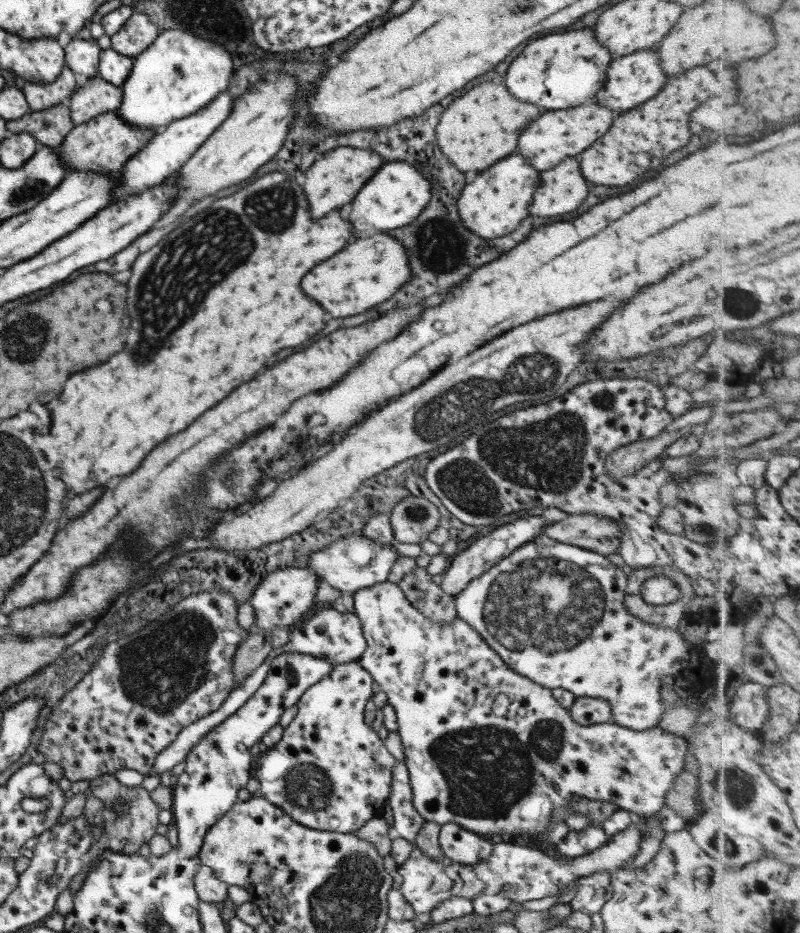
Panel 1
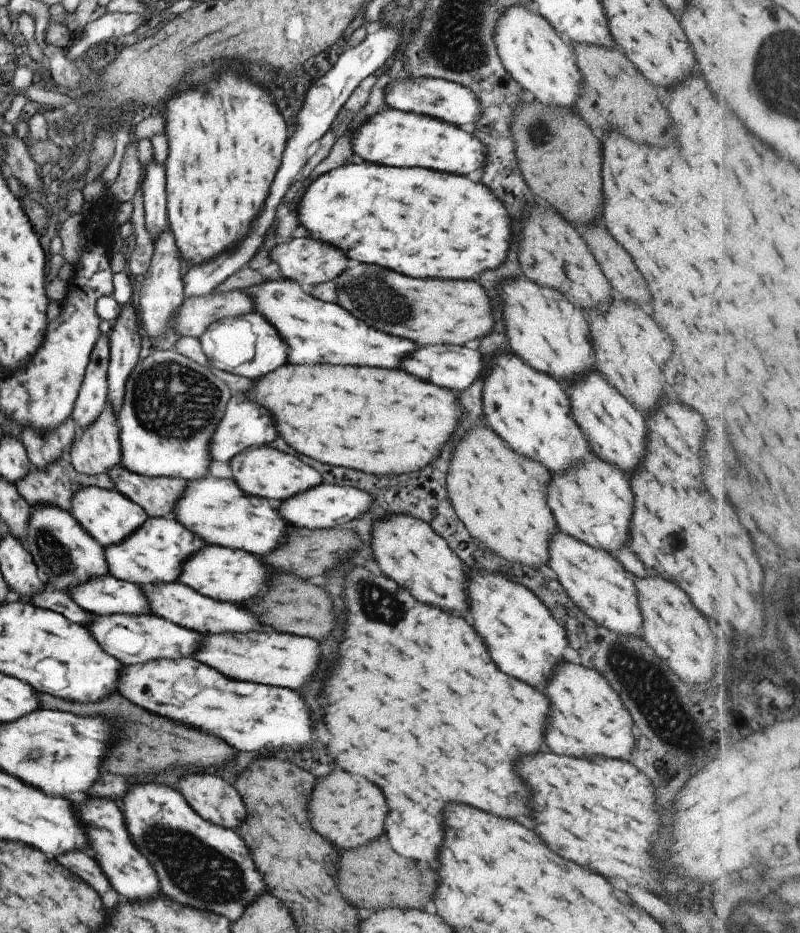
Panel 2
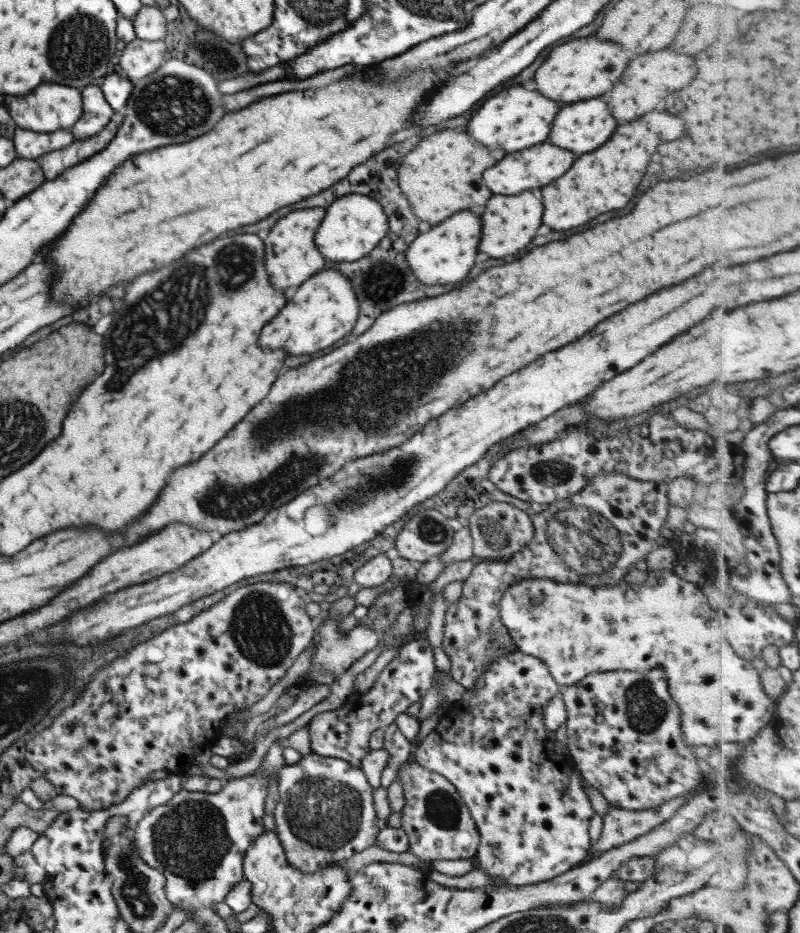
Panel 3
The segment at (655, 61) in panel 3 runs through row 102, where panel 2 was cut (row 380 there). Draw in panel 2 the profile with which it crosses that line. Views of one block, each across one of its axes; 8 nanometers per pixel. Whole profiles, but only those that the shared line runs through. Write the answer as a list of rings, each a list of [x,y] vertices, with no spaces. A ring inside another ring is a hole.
[[[611,300],[599,303],[587,312],[591,346],[595,356],[595,368],[614,386],[643,416],[647,416],[661,394],[659,372],[661,364],[671,354],[671,342],[667,334],[629,300]]]

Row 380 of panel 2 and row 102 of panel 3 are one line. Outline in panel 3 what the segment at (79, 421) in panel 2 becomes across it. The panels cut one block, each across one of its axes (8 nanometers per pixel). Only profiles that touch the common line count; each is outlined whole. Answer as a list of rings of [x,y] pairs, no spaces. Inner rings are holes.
[[[98,84],[84,86],[80,90],[80,96],[83,106],[81,116],[70,128],[73,140],[83,140],[101,132],[114,112],[105,102]]]

